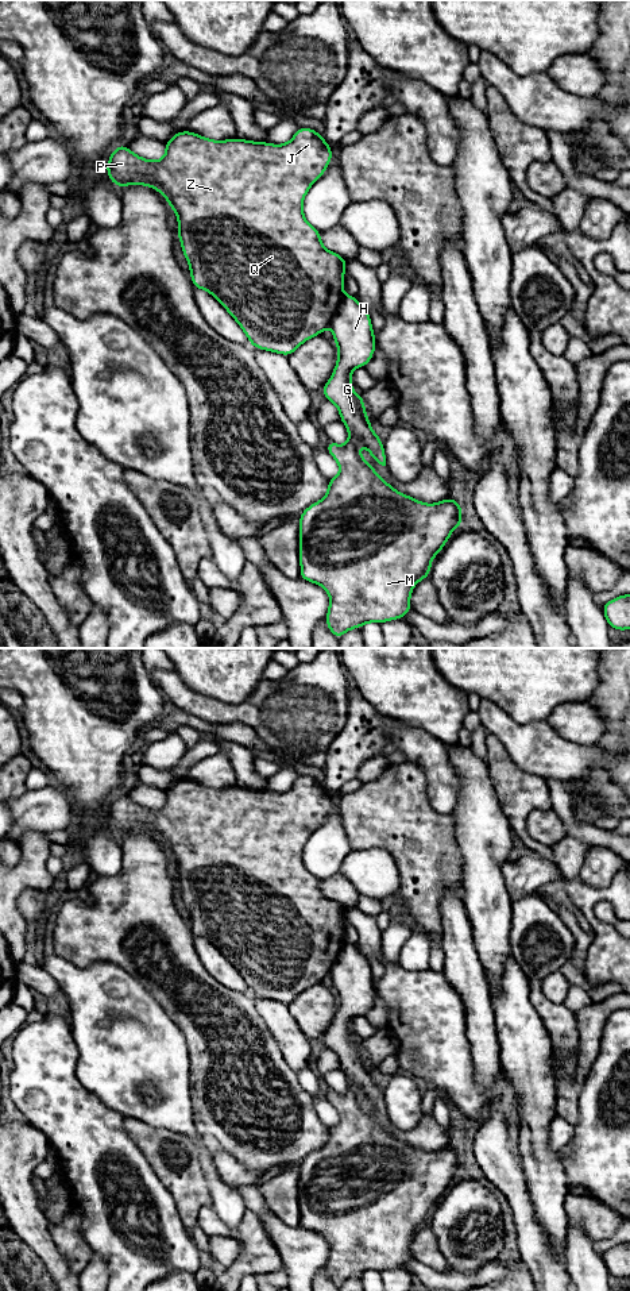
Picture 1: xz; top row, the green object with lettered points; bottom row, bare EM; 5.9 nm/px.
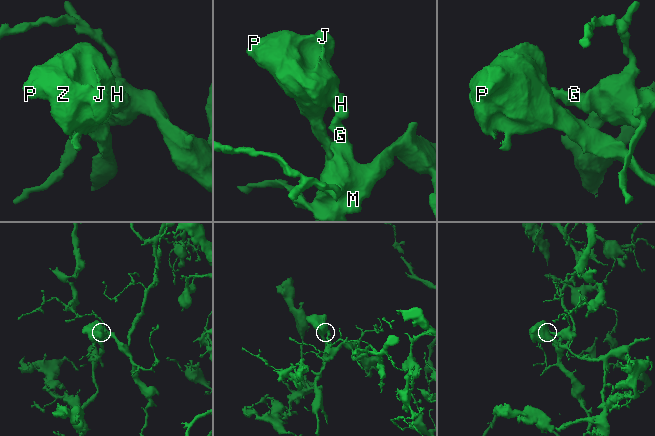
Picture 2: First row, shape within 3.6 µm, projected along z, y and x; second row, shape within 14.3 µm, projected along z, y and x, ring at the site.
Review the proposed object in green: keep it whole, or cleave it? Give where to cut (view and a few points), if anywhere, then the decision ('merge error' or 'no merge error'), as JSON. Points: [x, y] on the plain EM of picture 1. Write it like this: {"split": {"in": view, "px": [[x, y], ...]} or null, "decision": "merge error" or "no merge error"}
{"split": {"in": "xz", "px": [[344, 944], [329, 972]]}, "decision": "merge error"}

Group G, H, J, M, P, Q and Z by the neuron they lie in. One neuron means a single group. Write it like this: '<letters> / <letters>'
G H M / J P Q Z

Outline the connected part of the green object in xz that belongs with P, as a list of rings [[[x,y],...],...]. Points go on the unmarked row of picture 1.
[[[299,775],[290,790],[285,793],[271,793],[266,790],[252,790],[236,786],[228,789],[212,789],[190,779],[179,779],[166,791],[166,802],[159,809],[148,809],[134,802],[128,794],[119,793],[111,802],[107,812],[107,822],[117,835],[146,833],[161,840],[178,866],[177,885],[181,887],[181,897],[190,916],[194,937],[208,939],[236,968],[247,983],[251,994],[260,998],[291,1003],[304,990],[321,983],[331,974],[344,945],[343,932],[347,916],[347,907],[339,902],[326,898],[321,891],[320,879],[312,875],[302,860],[302,849],[310,835],[326,818],[332,809],[332,795],[324,789],[322,783],[309,775]]]

